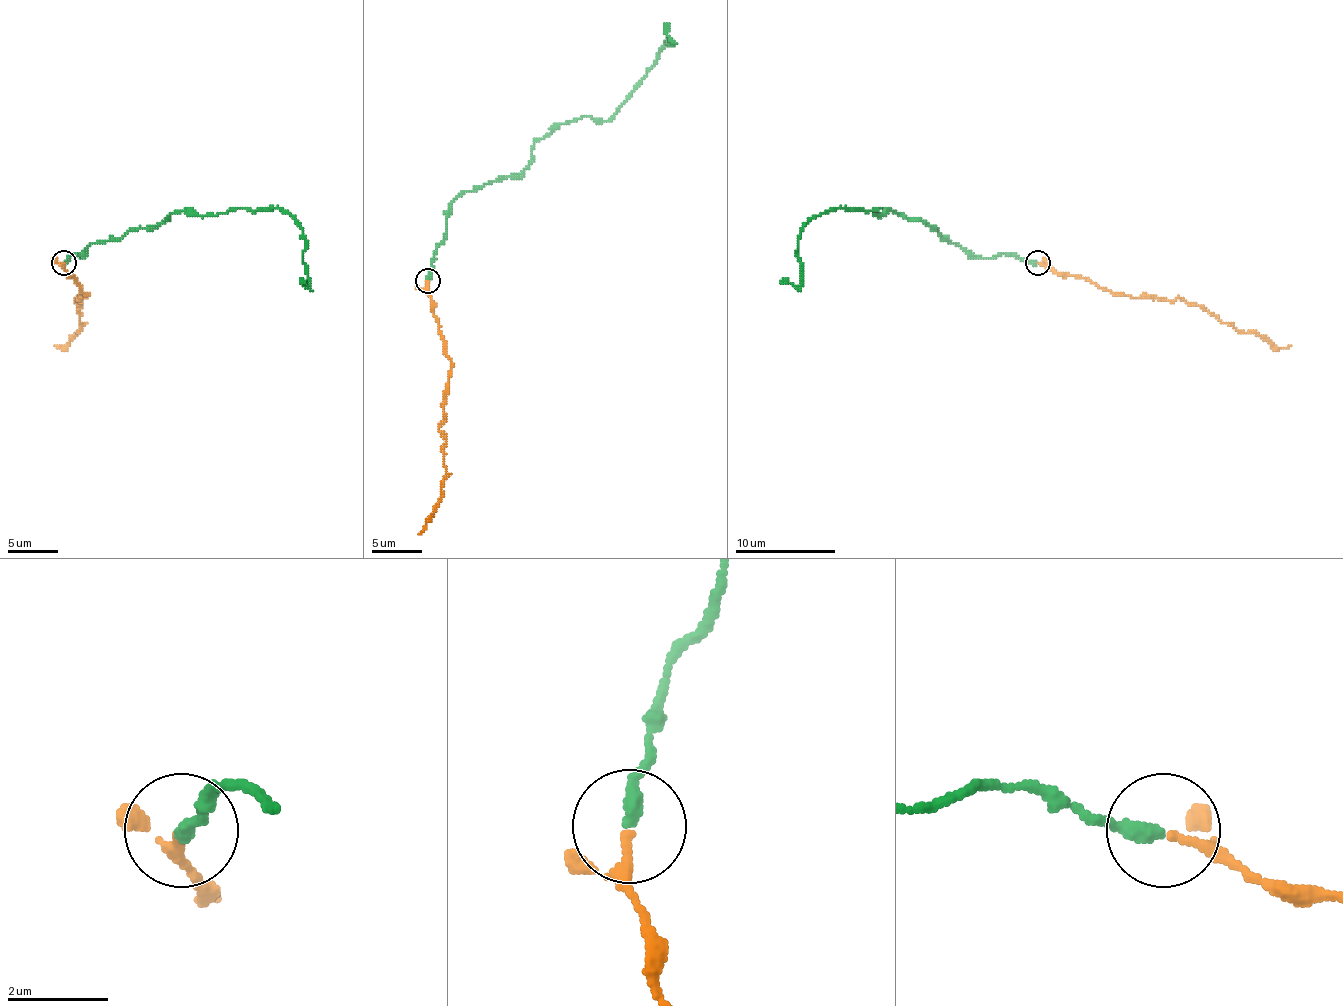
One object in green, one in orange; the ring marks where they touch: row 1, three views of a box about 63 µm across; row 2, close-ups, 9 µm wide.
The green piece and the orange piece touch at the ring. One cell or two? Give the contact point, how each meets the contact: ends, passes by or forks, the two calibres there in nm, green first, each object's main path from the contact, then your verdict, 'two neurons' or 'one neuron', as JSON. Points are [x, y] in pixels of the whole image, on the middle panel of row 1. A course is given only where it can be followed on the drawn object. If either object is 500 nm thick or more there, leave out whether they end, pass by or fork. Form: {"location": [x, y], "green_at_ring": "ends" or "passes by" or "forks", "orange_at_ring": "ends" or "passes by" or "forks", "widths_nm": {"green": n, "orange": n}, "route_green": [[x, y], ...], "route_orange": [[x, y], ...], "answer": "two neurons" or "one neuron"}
{"location": [428, 280], "green_at_ring": "ends", "orange_at_ring": "passes by", "widths_nm": {"green": 300, "orange": 140}, "route_green": [[428, 281], [456, 198], [516, 176], [536, 141], [561, 123], [584, 116], [606, 121], [671, 43], [664, 23]], "route_orange": [[428, 281], [443, 354], [451, 361], [438, 429], [446, 444], [446, 476], [441, 501], [418, 534]], "answer": "one neuron"}

